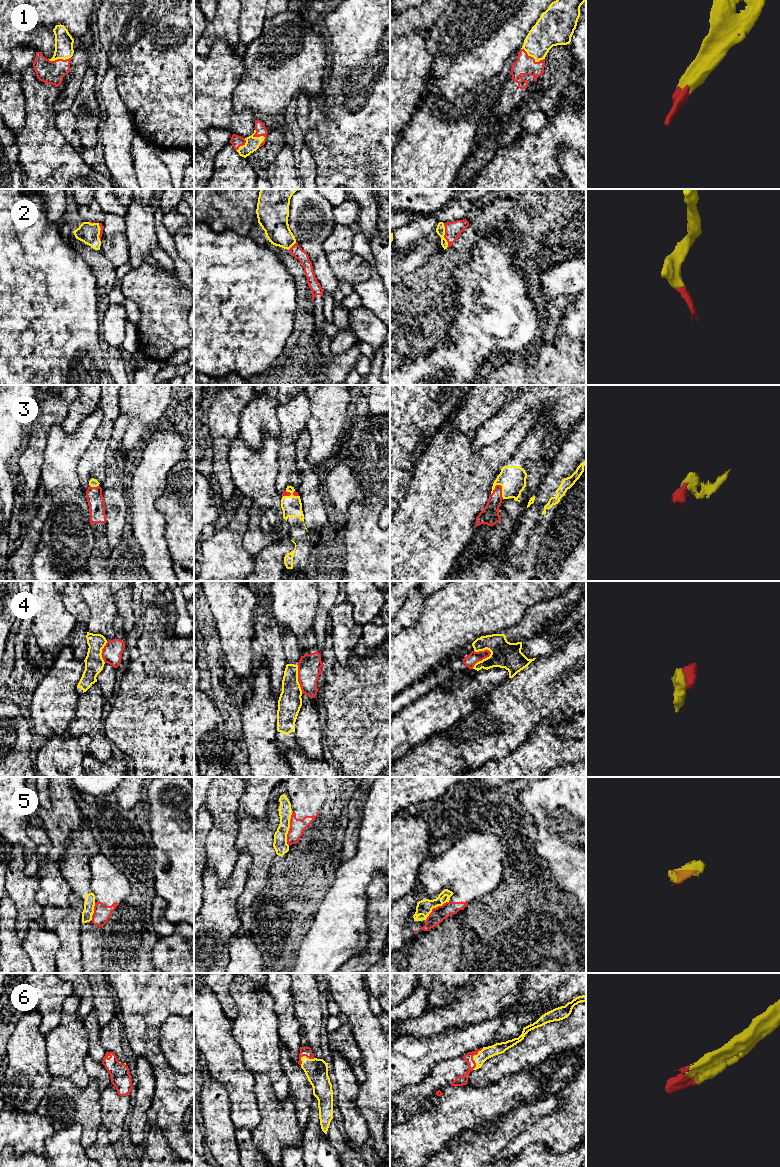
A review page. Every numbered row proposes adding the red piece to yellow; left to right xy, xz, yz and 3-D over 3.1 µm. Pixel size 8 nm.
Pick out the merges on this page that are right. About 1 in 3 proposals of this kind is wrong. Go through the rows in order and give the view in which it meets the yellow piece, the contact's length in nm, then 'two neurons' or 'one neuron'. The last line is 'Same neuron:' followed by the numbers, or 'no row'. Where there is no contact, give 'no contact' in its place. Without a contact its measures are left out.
1: xz | 150 nm | one neuron
2: yz | 200 nm | one neuron
3: yz | 130 nm | one neuron
4: yz | 200 nm | two neurons
5: xz | 260 nm | two neurons
6: yz | 200 nm | one neuron
Same neuron: 1, 2, 3, 6

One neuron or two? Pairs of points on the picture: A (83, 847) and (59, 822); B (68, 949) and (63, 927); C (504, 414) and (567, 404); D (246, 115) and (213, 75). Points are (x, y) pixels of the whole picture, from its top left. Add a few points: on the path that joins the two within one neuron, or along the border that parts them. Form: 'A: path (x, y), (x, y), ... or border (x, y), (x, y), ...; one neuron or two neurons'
A: border (83, 817), (81, 826), (70, 836), (64, 856); two neurons
B: path (68, 944), (68, 932); one neuron
C: path (520, 406), (532, 397), (551, 397); one neuron
D: path (233, 116), (213, 96), (213, 88); one neuron

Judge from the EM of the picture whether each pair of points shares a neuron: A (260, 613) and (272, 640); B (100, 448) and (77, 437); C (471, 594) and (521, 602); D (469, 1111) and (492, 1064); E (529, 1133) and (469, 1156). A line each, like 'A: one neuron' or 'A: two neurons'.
A: one neuron
B: two neurons
C: one neuron
D: two neurons
E: two neurons

